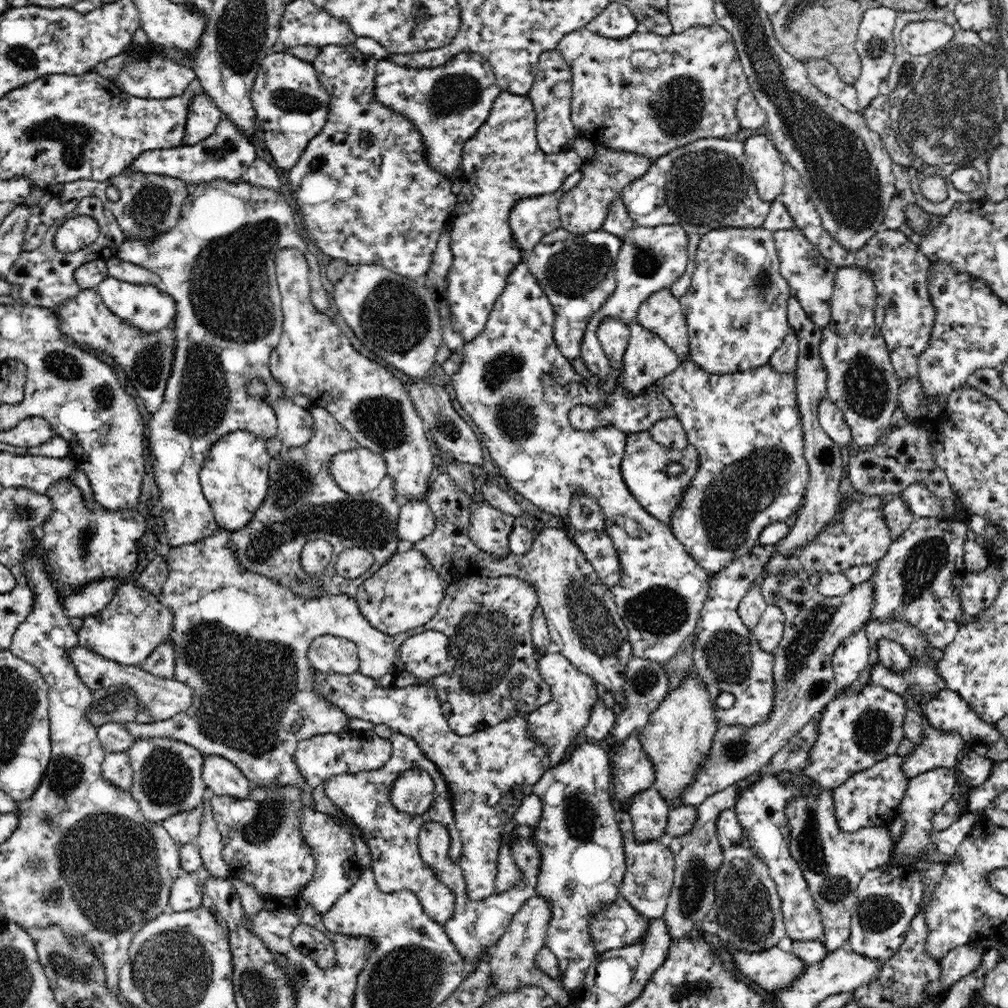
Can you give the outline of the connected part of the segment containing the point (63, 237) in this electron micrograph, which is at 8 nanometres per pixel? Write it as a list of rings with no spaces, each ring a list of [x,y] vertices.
[[[76,215],[58,227],[53,241],[56,250],[73,253],[85,249],[98,237],[98,221],[90,215]]]

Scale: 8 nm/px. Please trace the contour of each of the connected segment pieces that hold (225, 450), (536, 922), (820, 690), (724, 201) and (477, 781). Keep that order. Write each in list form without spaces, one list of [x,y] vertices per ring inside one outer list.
[[[242,431],[220,439],[207,454],[199,481],[214,511],[215,521],[225,532],[246,527],[266,502],[270,490],[270,460],[265,441]]]
[[[536,893],[525,901],[519,912],[514,914],[513,920],[506,928],[506,932],[498,939],[498,942],[489,952],[489,975],[493,988],[490,990],[488,998],[500,993],[504,989],[516,989],[520,985],[534,984],[546,989],[551,997],[563,1006],[570,1005],[571,994],[565,992],[558,981],[548,977],[546,973],[540,971],[534,965],[535,956],[545,946],[548,925],[550,920],[552,920],[552,911],[552,900]]]
[[[820,572],[814,581],[808,583],[788,573],[778,573],[768,575],[763,580],[762,593],[767,605],[774,605],[782,609],[784,613],[784,632],[779,645],[775,648],[776,653],[776,680],[780,680],[780,708],[776,708],[776,716],[768,720],[768,724],[760,723],[760,728],[752,728],[752,732],[740,732],[740,728],[724,728],[720,724],[715,732],[714,742],[711,744],[710,754],[702,768],[698,768],[699,776],[697,782],[683,796],[685,804],[682,807],[673,807],[670,814],[670,821],[667,824],[667,834],[673,837],[680,837],[688,834],[696,822],[699,821],[699,814],[696,813],[698,807],[708,796],[721,792],[740,782],[745,778],[762,771],[768,765],[771,758],[786,744],[788,738],[792,738],[805,724],[812,718],[820,714],[825,706],[837,695],[840,690],[834,681],[834,669],[832,658],[836,649],[848,636],[852,636],[858,630],[863,630],[870,620],[869,614],[872,612],[873,581],[868,580],[853,585],[844,573]]]
[[[703,138],[659,156],[644,176],[627,184],[620,193],[635,225],[680,225],[689,238],[685,273],[670,286],[676,298],[684,297],[695,270],[695,254],[701,236],[720,228],[758,228],[771,208],[757,194],[743,142],[735,138]]]
[[[319,671],[313,673],[312,684],[312,690],[316,691],[319,698],[324,698],[325,702],[332,703],[332,706],[336,706],[350,719],[359,718],[375,725],[384,724],[393,732],[400,731],[418,741],[423,752],[438,765],[448,782],[451,782],[451,792],[455,798],[455,825],[460,832],[463,845],[462,855],[458,863],[464,877],[464,889],[467,891],[470,900],[481,901],[492,896],[495,893],[497,855],[502,844],[501,830],[504,828],[504,824],[513,820],[522,800],[533,794],[533,787],[549,769],[545,747],[543,744],[533,742],[525,730],[526,716],[516,715],[514,718],[508,718],[493,727],[474,732],[470,736],[460,736],[448,724],[447,717],[441,710],[440,699],[437,698],[436,691],[425,684],[384,688],[382,684],[379,684],[379,679],[364,676],[360,672],[331,673]]]

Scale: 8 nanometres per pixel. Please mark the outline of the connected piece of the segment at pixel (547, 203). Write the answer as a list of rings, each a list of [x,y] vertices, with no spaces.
[[[581,171],[566,177],[563,185],[549,195],[531,196],[520,200],[510,212],[510,223],[515,239],[523,251],[532,250],[543,236],[554,232],[561,226],[558,212],[561,196],[574,188],[583,178]]]

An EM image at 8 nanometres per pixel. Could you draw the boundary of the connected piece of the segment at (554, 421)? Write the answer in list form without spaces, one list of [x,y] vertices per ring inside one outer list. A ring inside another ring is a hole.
[[[524,260],[507,276],[507,286],[496,300],[484,332],[462,347],[463,370],[452,379],[455,399],[478,428],[496,470],[525,503],[565,519],[574,496],[589,496],[600,505],[605,516],[604,531],[616,547],[621,566],[621,578],[612,587],[612,592],[619,616],[623,617],[627,628],[628,642],[633,648],[632,656],[666,665],[681,648],[682,642],[695,632],[700,611],[708,598],[710,575],[687,553],[671,527],[656,520],[631,495],[622,475],[627,435],[612,426],[599,427],[591,432],[571,426],[569,412],[574,406],[587,405],[601,411],[609,400],[607,394],[597,386],[600,381],[598,376],[585,377],[574,371],[570,360],[560,353],[554,332],[555,315],[549,298]]]

